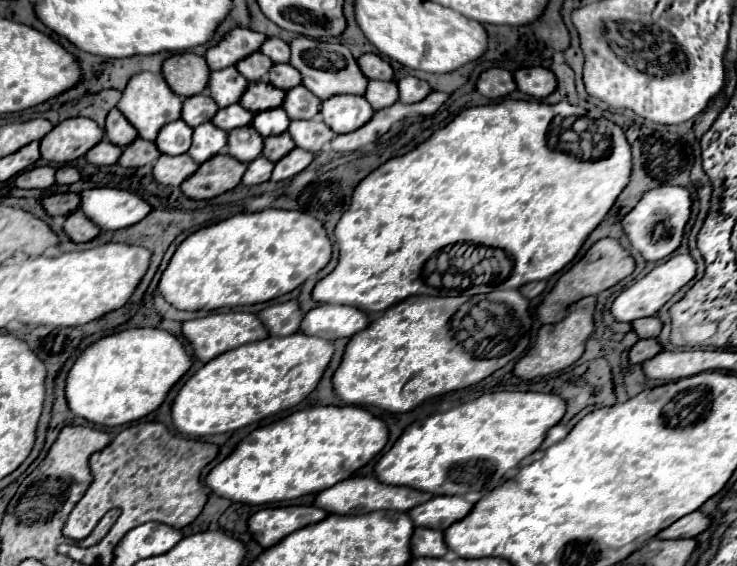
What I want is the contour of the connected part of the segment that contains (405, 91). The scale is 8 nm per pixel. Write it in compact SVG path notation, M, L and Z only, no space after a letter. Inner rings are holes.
M406 76L398 82L398 90L400 90L400 100L404 104L414 104L420 102L422 98L426 98L426 94L432 92L430 84L424 80L418 80L414 76Z

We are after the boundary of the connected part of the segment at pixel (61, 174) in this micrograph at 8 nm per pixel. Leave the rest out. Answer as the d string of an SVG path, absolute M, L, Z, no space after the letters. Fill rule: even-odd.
M60 166L58 170L56 170L56 182L58 184L74 184L74 182L78 182L80 180L80 172L76 170L76 168L72 168L72 166Z

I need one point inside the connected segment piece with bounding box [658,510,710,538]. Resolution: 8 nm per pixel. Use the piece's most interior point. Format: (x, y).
(689, 526)

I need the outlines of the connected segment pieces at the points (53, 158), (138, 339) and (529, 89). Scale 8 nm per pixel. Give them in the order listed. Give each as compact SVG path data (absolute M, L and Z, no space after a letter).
M68 118L42 138L40 154L48 162L72 162L102 142L102 138L104 130L90 118Z
M130 328L100 338L90 348L86 348L84 354L80 354L80 358L76 360L66 378L66 400L76 416L82 416L92 424L122 426L140 420L146 414L160 408L166 394L190 370L190 366L192 366L190 354L186 352L184 344L170 332L160 328Z
M534 66L534 68L522 68L516 72L516 84L518 84L518 90L532 96L532 98L546 98L548 94L552 94L556 90L556 76L552 70L548 68L540 68L540 66Z

